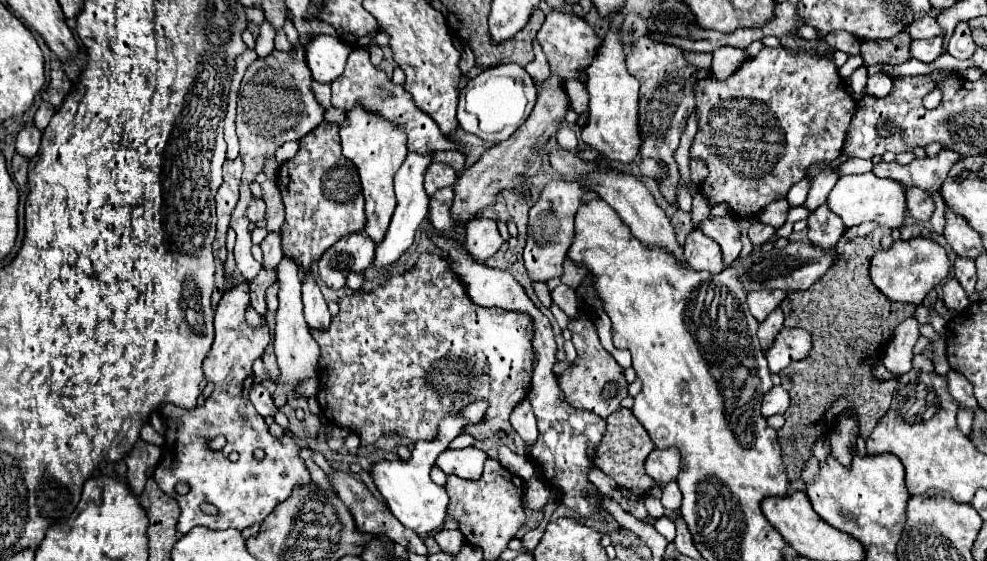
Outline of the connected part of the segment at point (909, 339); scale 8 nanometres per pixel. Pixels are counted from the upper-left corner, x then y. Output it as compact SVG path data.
M910 317L896 327L892 339L886 343L886 349L882 353L882 363L892 375L904 375L912 369L912 355L914 355L912 349L920 337L918 327L920 327L918 321Z

